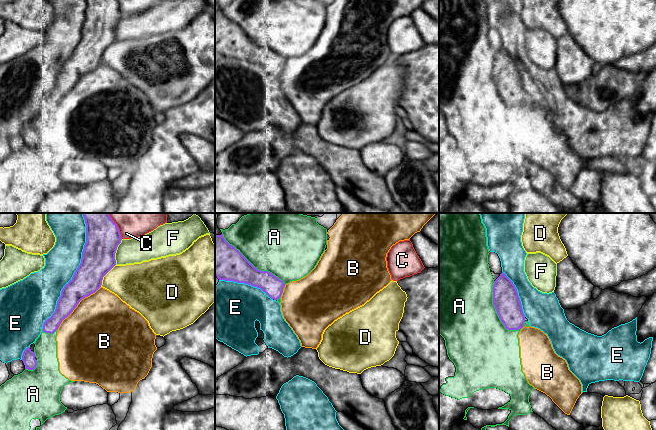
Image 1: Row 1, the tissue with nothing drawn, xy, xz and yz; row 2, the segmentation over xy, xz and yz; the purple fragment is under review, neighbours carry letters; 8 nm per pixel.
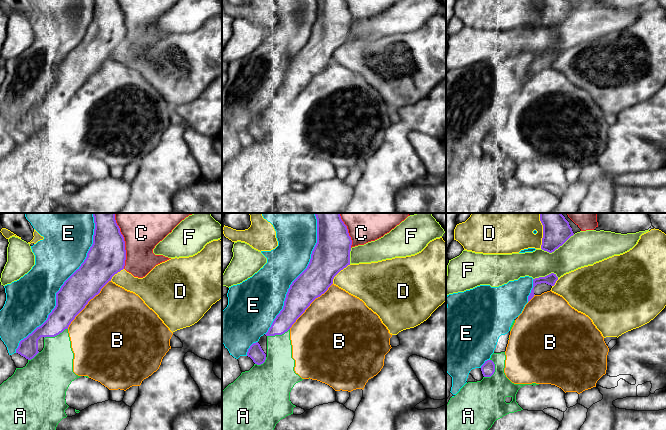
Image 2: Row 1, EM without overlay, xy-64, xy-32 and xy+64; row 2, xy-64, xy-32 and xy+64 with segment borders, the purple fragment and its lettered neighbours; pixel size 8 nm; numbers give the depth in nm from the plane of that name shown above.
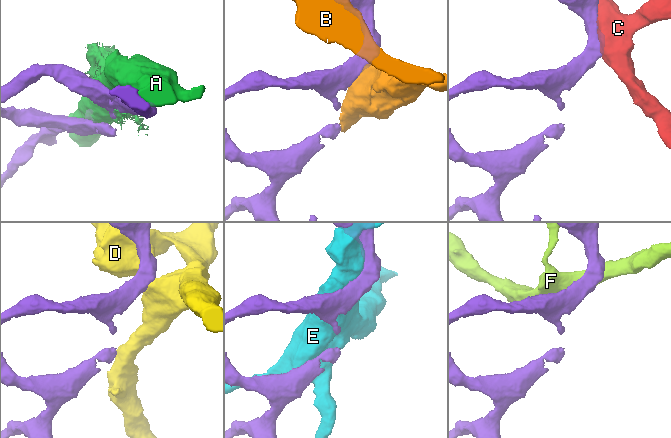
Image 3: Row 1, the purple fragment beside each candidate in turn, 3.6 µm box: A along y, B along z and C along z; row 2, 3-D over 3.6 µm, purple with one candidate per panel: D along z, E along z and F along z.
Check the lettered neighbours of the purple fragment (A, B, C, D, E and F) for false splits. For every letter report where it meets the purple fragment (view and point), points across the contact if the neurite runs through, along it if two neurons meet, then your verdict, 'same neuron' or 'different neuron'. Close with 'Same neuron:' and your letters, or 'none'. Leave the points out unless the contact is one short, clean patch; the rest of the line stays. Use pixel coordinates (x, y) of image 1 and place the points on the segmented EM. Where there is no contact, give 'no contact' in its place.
A: contact xz (251, 264); different neuron
B: contact xy (77, 304); same neuron
C: contact xy (117, 226); different neuron
D: contact xy (105, 274); different neuron
E: contact xy (76, 270); different neuron
F: contact xy (115, 252); different neuron
Same neuron: B

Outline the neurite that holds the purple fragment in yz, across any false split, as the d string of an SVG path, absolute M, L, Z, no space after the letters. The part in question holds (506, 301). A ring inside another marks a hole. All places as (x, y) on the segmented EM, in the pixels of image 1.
M503 272L494 282L493 305L506 329L519 330L524 327L525 315L517 289Z

